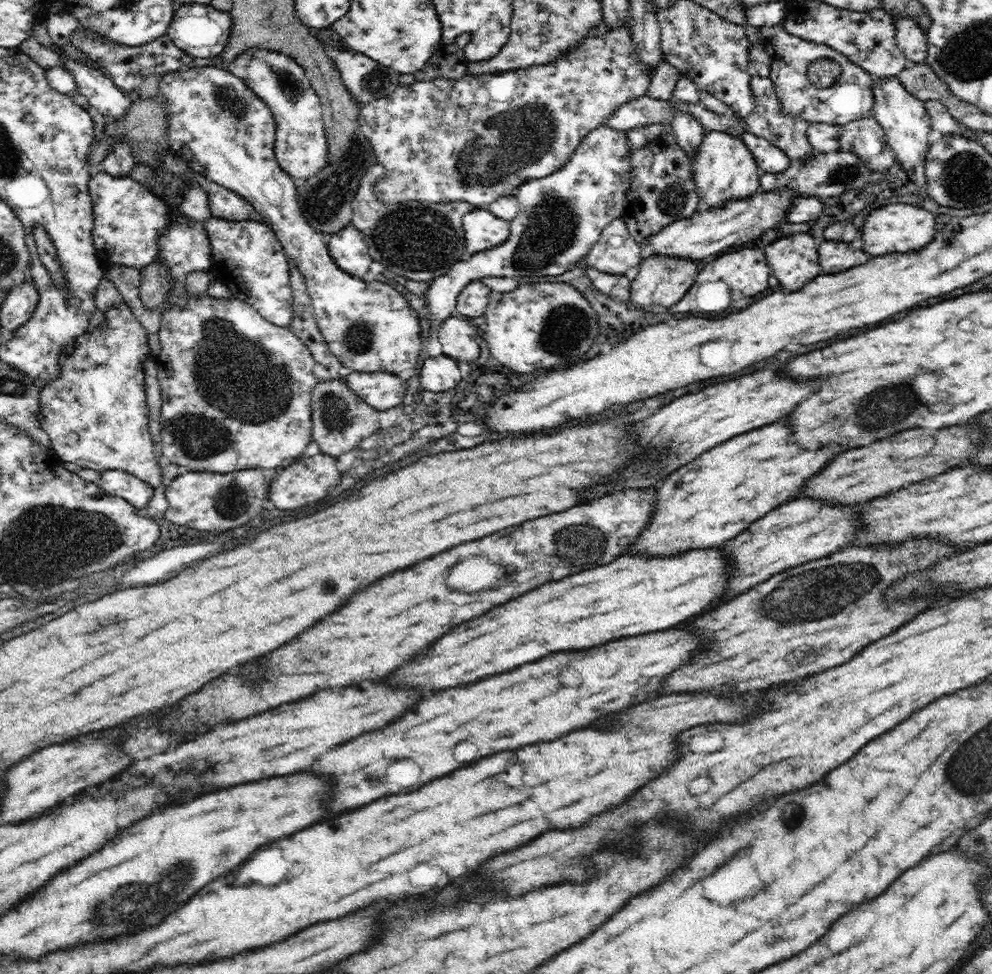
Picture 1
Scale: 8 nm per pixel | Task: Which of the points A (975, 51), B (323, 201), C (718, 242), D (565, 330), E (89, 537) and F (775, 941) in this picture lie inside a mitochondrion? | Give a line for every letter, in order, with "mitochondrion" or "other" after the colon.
A: mitochondrion
B: mitochondrion
C: other
D: mitochondrion
E: mitochondrion
F: mitochondrion

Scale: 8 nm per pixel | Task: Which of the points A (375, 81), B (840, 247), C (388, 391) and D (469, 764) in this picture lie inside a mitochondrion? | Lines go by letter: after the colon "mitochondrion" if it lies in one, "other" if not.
A: mitochondrion
B: other
C: other
D: other

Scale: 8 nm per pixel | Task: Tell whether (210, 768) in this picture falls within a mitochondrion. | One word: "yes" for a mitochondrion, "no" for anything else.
no

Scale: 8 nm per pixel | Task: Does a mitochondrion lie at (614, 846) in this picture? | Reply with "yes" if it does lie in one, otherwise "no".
no

